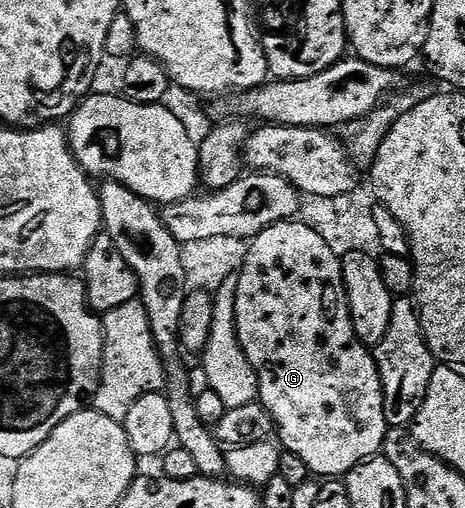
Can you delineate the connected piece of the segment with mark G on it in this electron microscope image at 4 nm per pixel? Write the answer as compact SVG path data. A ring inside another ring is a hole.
M293 219L291 221L279 221L276 225L266 227L259 235L251 238L245 263L238 270L236 330L238 331L242 351L246 355L246 359L250 359L250 363L258 375L258 387L260 388L258 401L272 417L275 425L275 436L277 438L280 436L281 442L279 441L279 444L287 452L298 455L298 459L302 459L302 463L306 463L309 474L320 479L343 478L354 467L358 467L364 461L377 456L383 450L384 440L390 428L386 423L384 392L382 391L375 356L370 352L369 346L363 345L358 340L352 326L352 316L348 310L348 296L344 290L344 277L340 263L341 258L336 256L316 231L305 225L300 219Z

